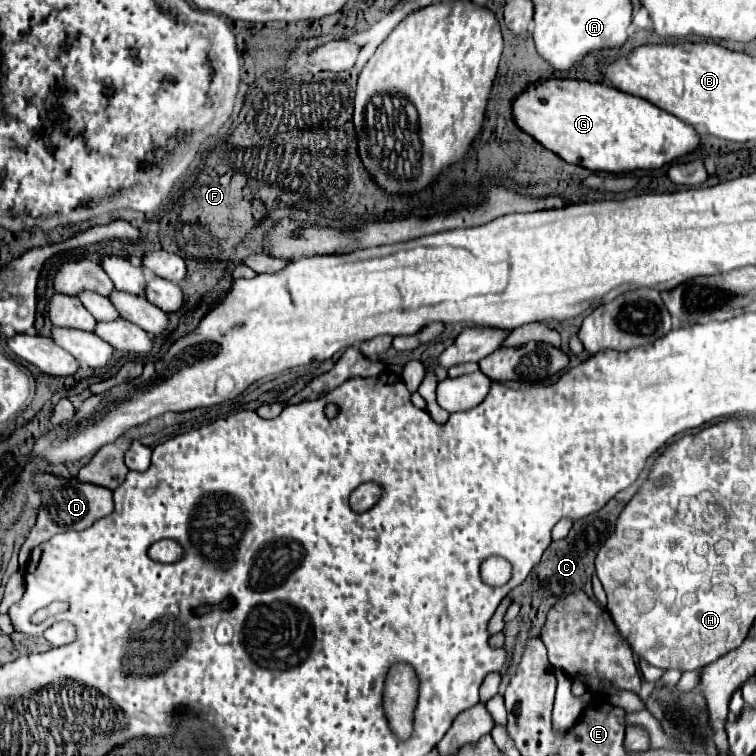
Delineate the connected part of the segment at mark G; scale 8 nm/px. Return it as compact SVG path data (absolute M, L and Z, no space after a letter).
M540 80L514 100L512 114L518 128L542 146L570 164L598 172L626 174L634 170L658 170L700 146L698 132L680 118L644 98L586 80Z

